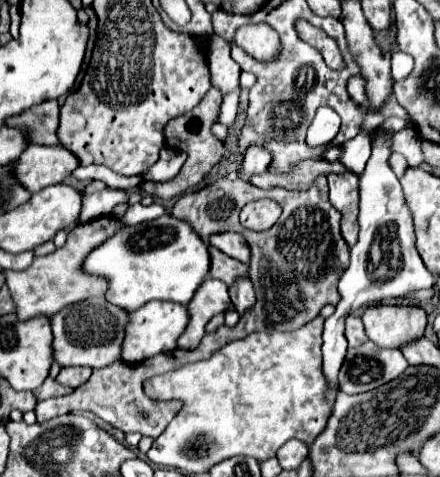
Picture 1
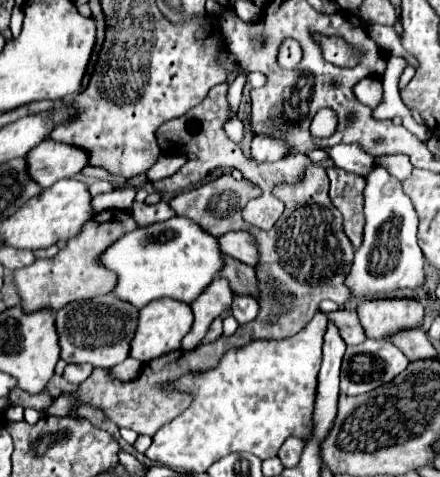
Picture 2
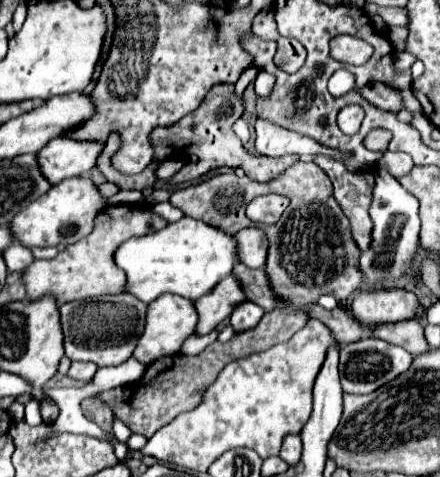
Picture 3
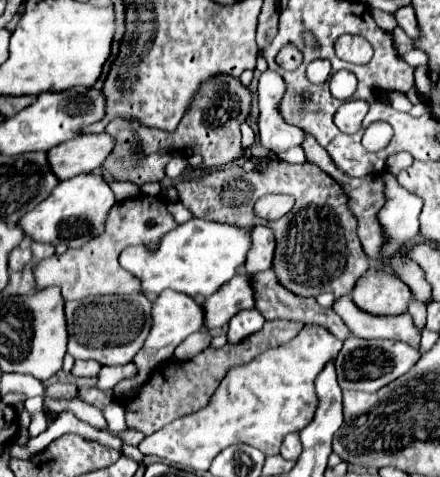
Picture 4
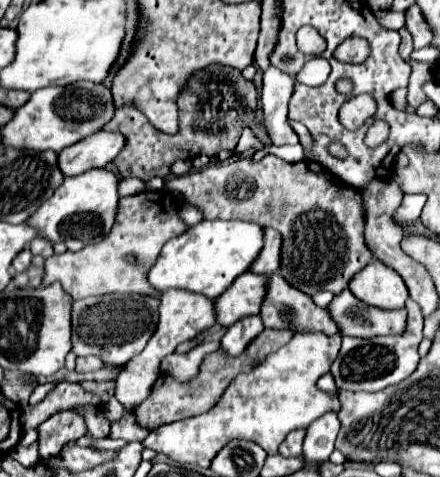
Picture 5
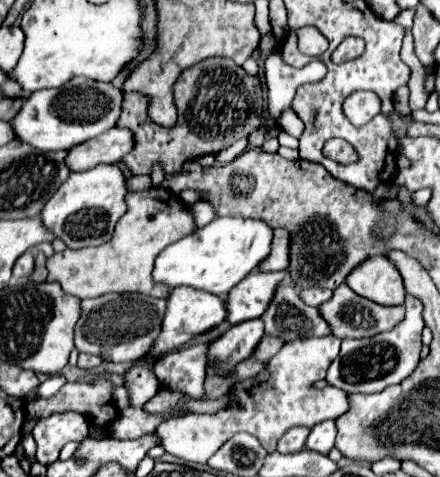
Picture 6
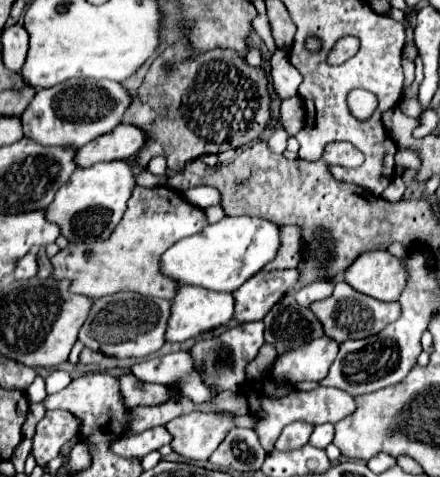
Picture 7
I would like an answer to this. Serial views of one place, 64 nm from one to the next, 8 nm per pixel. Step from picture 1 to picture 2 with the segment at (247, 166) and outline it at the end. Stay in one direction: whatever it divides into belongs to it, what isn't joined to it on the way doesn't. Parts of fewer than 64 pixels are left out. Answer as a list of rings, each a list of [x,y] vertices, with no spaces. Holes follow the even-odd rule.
[[[260,134],[260,136],[254,136],[254,140],[252,140],[250,158],[254,162],[272,162],[272,160],[280,160],[284,152],[286,152],[286,148],[280,140]]]

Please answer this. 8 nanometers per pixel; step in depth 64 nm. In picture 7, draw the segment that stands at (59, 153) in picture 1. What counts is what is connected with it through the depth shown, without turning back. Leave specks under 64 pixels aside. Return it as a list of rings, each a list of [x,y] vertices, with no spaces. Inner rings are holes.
[[[120,124],[116,130],[78,148],[76,156],[74,156],[74,164],[78,168],[88,168],[98,162],[128,160],[144,144],[144,138],[146,138],[146,134],[140,132],[136,126]]]

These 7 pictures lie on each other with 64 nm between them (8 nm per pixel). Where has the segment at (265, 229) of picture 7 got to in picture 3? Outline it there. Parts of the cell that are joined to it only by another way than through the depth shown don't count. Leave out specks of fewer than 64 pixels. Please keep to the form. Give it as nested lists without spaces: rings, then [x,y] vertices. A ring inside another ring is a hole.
[[[188,216],[164,226],[160,232],[126,240],[114,252],[114,264],[126,274],[124,292],[136,296],[144,304],[150,304],[166,292],[186,296],[194,302],[210,292],[222,278],[230,276],[236,260],[236,242],[230,234]]]

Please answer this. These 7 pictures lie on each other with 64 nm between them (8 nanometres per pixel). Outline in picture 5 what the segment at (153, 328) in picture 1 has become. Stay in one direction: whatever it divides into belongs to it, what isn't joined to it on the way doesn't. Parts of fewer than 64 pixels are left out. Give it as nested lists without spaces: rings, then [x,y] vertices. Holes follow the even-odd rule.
[[[164,290],[160,296],[160,308],[158,308],[158,326],[154,336],[150,338],[148,346],[134,356],[124,372],[120,372],[120,376],[116,378],[116,388],[114,396],[126,406],[126,410],[136,408],[150,392],[152,384],[156,382],[156,376],[160,374],[160,364],[162,360],[172,354],[176,350],[176,346],[180,342],[186,342],[198,334],[202,334],[206,328],[210,328],[214,324],[214,310],[212,310],[212,300],[194,292],[186,292],[186,290]]]

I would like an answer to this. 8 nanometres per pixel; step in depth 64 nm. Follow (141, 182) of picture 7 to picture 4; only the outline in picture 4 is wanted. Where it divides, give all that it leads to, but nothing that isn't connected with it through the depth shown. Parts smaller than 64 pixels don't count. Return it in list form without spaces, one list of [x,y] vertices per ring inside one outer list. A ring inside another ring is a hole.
[[[110,180],[110,188],[112,188],[116,200],[132,198],[132,194],[138,192],[138,188],[134,184],[130,184],[130,182],[114,182],[114,180]]]

